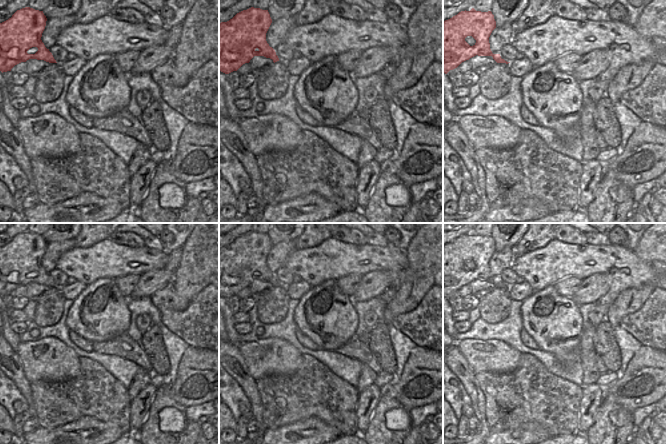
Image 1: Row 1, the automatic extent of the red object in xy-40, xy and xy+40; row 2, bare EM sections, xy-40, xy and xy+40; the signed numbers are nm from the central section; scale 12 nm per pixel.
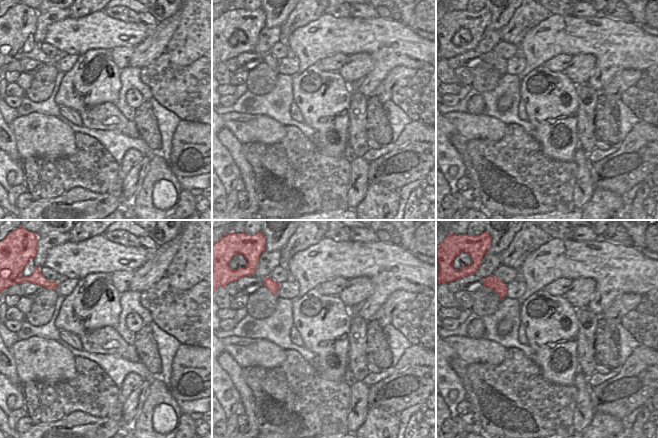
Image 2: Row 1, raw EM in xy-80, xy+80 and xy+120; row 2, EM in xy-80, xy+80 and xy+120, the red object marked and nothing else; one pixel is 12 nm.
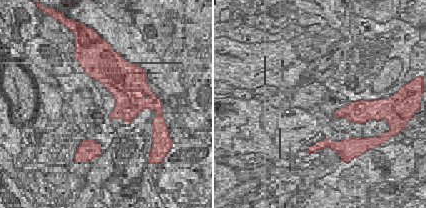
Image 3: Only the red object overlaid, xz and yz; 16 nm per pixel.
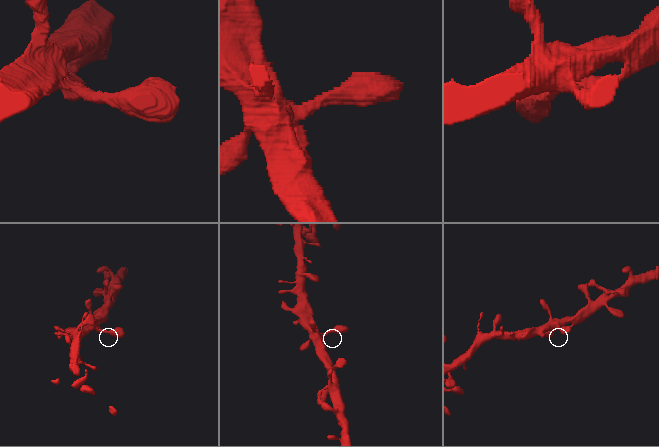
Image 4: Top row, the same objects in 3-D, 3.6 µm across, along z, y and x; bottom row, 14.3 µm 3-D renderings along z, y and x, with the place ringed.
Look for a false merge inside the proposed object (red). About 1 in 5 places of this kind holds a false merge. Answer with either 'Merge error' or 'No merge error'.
No merge error

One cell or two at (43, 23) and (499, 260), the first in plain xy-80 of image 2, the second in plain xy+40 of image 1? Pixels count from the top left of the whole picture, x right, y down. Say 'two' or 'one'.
one

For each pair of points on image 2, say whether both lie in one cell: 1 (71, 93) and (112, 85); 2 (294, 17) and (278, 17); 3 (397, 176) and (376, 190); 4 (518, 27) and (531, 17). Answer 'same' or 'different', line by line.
1: same
2: different
3: different
4: same

